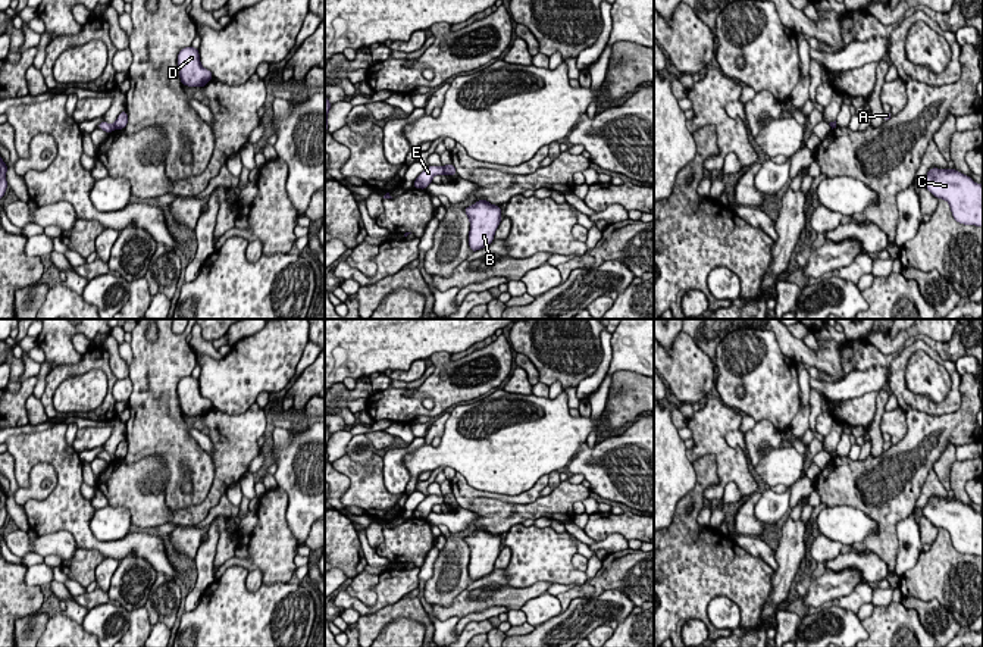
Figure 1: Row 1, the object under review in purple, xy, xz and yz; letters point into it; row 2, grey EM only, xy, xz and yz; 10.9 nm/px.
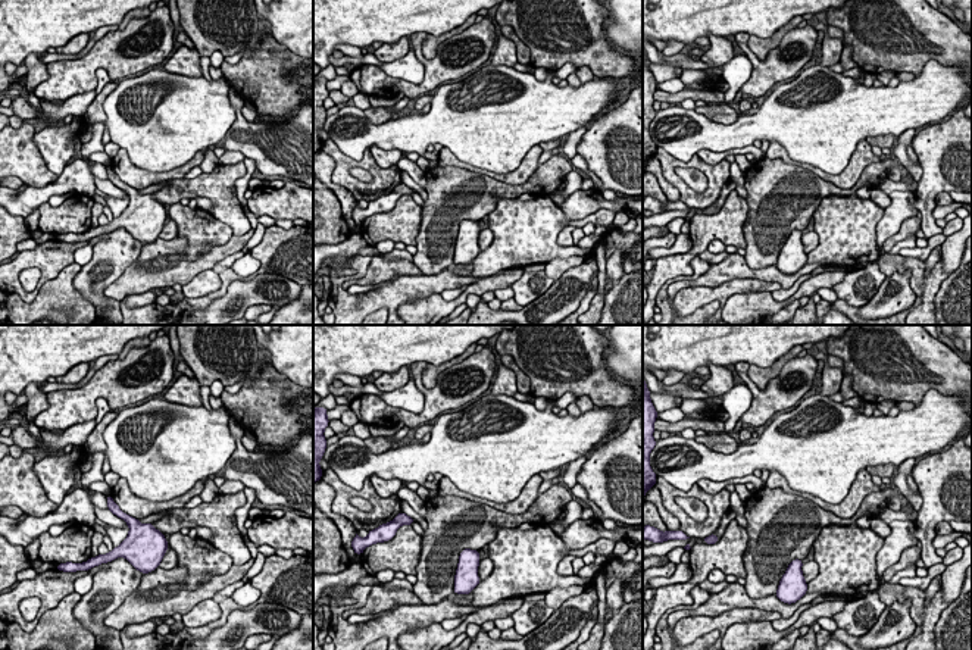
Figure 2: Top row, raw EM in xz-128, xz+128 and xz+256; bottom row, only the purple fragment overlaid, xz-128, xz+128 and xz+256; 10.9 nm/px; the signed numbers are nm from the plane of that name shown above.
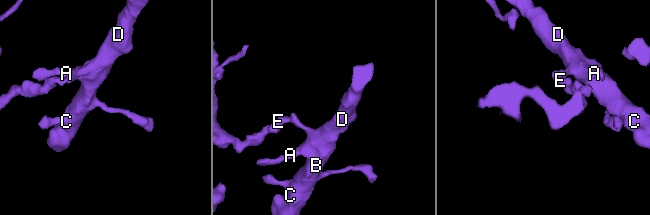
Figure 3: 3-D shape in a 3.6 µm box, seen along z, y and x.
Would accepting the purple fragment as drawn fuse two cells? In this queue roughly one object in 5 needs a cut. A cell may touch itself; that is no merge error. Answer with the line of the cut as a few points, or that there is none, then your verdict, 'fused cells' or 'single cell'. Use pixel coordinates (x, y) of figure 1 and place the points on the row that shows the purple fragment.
cut xy (113, 124), (115, 128); fused cells

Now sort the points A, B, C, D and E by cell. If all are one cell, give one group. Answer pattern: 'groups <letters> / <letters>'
groups A B C D / E

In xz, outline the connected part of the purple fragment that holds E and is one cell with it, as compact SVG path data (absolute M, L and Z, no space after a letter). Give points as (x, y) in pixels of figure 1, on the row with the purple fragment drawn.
M428 166L414 181L414 188L426 190L435 175L442 175L444 166Z

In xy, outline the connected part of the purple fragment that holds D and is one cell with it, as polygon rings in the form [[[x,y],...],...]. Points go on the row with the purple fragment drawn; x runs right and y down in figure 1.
[[[185,47],[178,54],[178,69],[182,85],[204,87],[213,75],[200,63],[198,49]]]

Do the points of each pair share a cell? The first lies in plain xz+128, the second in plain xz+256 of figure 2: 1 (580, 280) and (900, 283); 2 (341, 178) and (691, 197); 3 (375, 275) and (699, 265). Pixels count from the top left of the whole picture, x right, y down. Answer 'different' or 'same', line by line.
1: same
2: same
3: different

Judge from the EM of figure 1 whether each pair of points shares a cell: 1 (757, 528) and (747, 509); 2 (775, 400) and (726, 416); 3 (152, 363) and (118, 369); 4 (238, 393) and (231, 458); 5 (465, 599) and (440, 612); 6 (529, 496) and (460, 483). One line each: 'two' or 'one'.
1: one
2: two
3: two
4: two
5: one
6: one

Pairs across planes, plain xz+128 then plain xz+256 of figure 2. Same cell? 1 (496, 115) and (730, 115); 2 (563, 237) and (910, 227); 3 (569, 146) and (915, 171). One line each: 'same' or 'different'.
1: different
2: same
3: same

